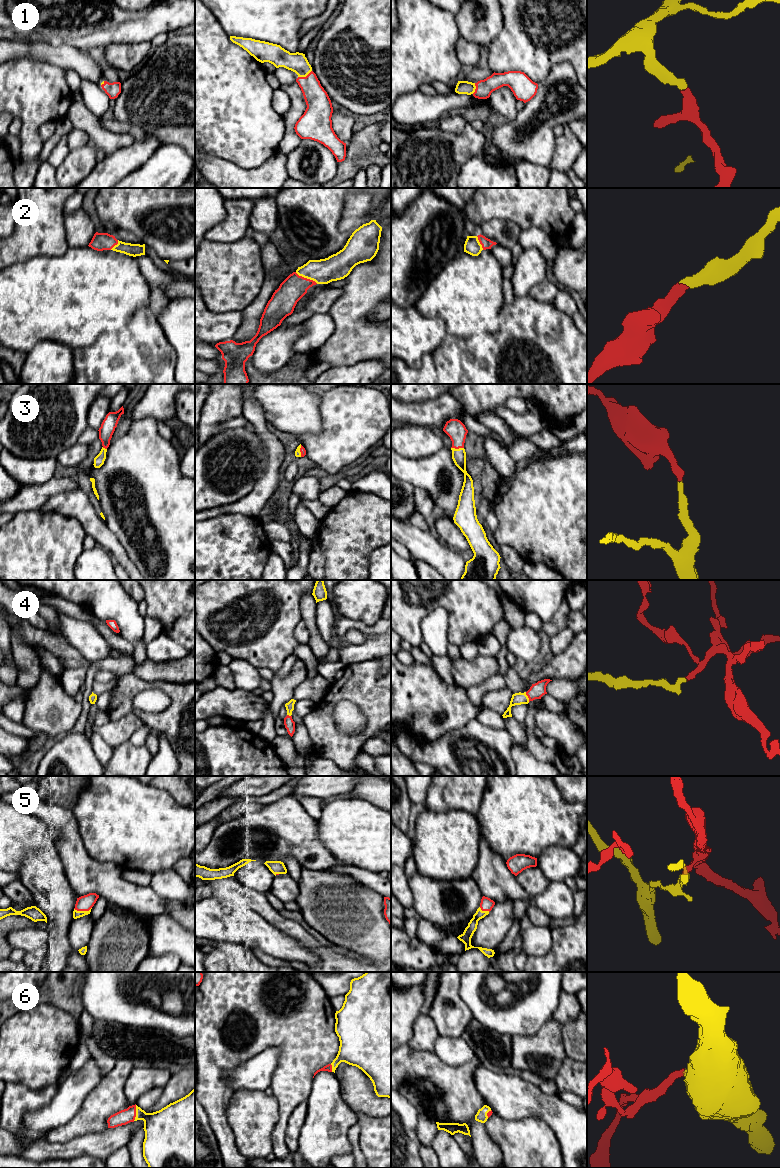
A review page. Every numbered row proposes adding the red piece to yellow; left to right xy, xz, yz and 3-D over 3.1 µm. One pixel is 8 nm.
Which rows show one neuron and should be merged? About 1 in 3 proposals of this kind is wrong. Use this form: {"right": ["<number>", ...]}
{"right": ["1", "2", "3", "4", "5", "6"]}

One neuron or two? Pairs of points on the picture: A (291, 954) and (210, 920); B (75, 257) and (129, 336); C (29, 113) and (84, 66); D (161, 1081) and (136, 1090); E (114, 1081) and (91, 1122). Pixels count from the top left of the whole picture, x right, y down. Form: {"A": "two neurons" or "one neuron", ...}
{"A": "one neuron", "B": "two neurons", "C": "two neurons", "D": "one neuron", "E": "one neuron"}

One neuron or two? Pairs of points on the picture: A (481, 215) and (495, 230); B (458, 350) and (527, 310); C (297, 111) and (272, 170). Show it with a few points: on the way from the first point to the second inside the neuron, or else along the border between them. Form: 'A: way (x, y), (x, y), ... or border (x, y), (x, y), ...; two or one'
A: border (510, 220), (489, 219), (479, 226); two
B: way (475, 350), (487, 350), (510, 327); one
C: border (279, 151), (285, 155); two

